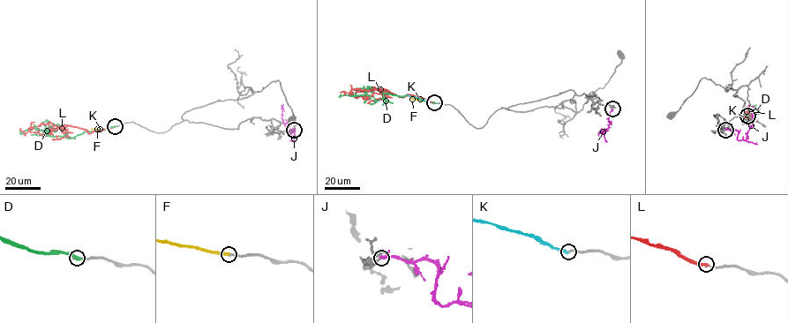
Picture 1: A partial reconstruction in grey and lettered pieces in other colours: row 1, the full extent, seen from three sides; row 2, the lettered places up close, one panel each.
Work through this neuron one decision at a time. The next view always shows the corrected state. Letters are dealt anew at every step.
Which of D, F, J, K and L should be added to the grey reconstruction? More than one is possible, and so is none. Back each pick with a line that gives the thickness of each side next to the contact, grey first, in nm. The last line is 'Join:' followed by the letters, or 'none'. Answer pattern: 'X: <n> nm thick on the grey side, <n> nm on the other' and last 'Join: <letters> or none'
F: 190 nm thick on the grey side, 280 nm on the other
Join: F

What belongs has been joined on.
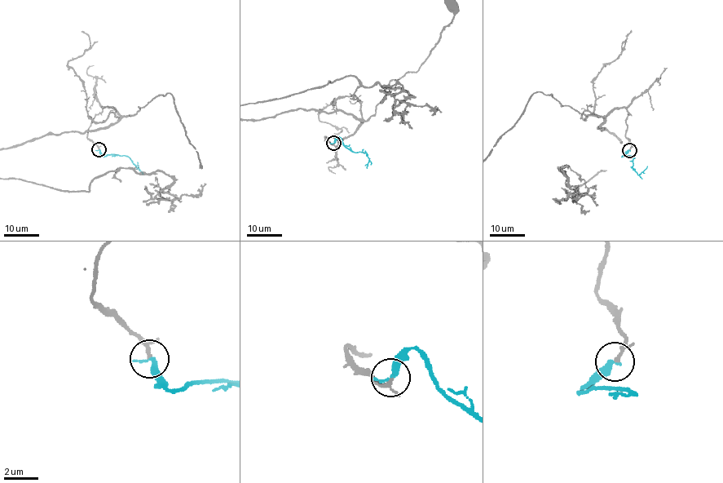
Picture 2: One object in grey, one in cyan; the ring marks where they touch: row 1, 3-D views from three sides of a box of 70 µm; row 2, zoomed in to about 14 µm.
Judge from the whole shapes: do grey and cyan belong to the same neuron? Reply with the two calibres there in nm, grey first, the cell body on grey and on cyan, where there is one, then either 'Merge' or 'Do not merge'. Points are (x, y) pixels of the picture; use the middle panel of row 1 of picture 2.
Thickness 140 nm (grey) against 340 nm. Soma of grey: (452, 5). Soma of cyan: none. Merge

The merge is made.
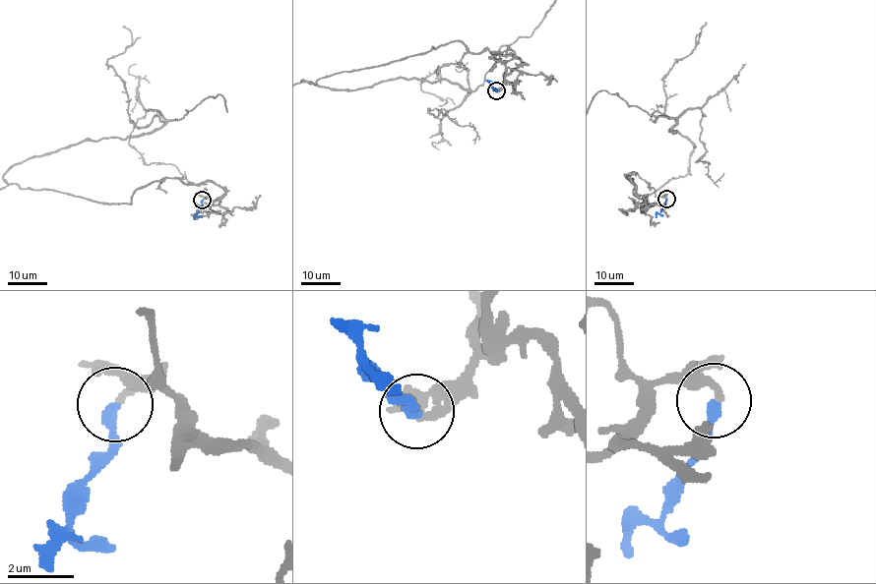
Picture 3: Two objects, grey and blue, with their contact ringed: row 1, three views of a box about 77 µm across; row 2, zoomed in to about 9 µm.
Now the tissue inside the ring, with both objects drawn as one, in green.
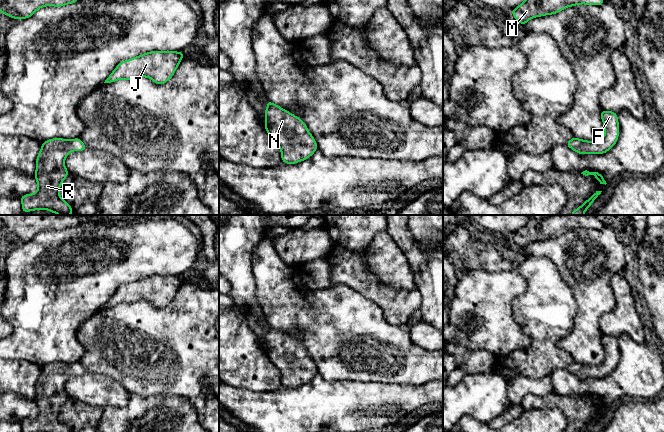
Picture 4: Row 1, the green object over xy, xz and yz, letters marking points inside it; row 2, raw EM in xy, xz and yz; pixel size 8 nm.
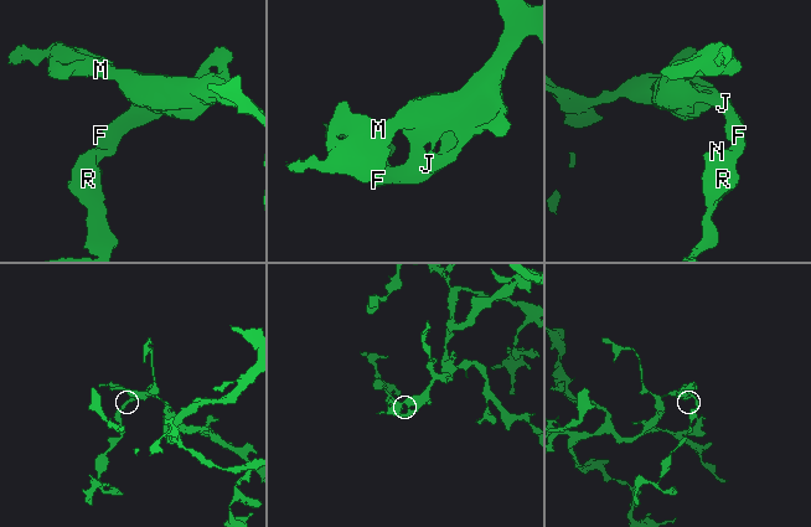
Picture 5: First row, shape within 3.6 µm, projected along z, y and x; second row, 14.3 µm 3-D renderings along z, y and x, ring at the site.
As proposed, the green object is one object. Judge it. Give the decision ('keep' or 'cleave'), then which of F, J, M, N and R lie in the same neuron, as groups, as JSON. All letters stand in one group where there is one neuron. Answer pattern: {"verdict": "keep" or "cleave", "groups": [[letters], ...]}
{"verdict": "keep", "groups": [["F", "J", "M", "N", "R"]]}

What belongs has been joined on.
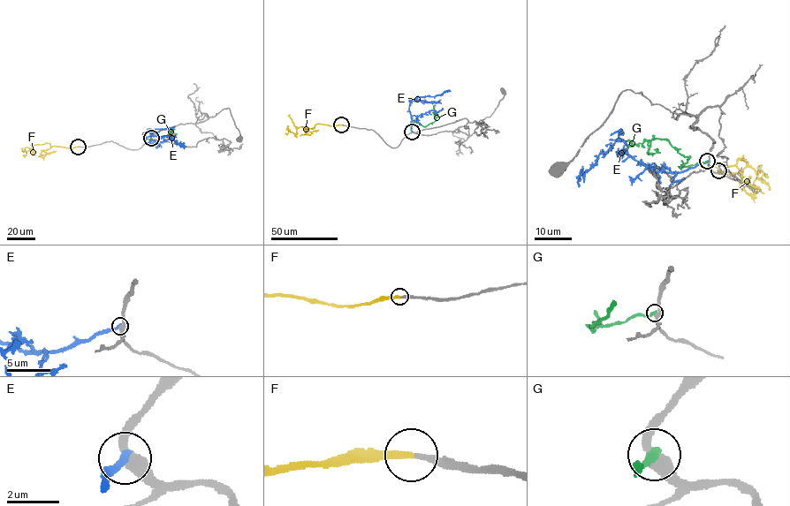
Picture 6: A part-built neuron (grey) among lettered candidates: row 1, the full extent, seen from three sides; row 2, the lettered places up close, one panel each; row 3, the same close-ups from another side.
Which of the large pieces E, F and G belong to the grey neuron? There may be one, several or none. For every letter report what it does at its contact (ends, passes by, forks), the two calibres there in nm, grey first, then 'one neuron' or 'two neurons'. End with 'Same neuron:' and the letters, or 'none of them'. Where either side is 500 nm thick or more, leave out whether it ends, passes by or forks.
E: it ends there; 400 nm thick on the grey side, 300 nm on the other; two neurons
F: it ends there; 240 nm thick on the grey side, 260 nm on the other; one neuron
G: it ends there; 400 nm thick on the grey side, 320 nm on the other; two neurons
Same neuron: F

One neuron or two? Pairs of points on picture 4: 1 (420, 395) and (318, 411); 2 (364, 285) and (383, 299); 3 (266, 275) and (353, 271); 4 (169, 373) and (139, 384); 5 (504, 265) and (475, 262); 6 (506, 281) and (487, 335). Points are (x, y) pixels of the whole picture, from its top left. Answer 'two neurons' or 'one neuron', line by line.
1: one neuron
2: one neuron
3: two neurons
4: one neuron
5: one neuron
6: one neuron

